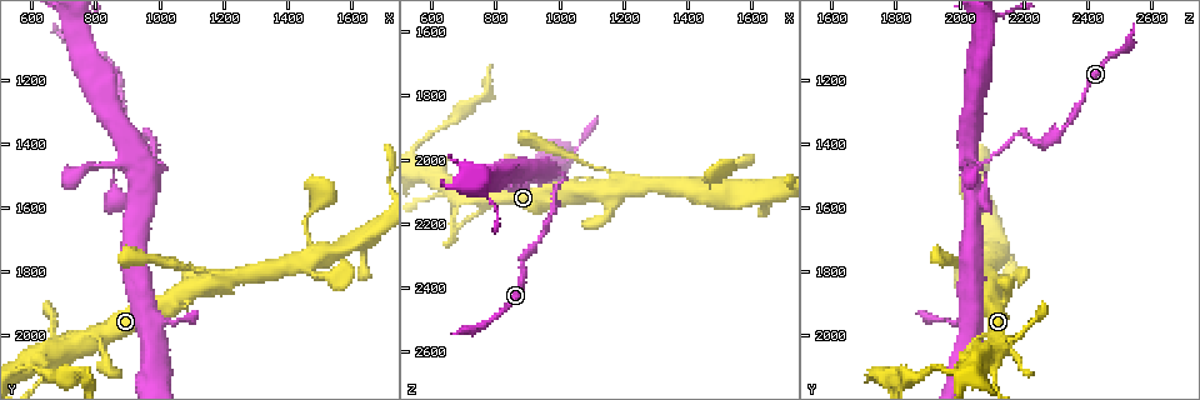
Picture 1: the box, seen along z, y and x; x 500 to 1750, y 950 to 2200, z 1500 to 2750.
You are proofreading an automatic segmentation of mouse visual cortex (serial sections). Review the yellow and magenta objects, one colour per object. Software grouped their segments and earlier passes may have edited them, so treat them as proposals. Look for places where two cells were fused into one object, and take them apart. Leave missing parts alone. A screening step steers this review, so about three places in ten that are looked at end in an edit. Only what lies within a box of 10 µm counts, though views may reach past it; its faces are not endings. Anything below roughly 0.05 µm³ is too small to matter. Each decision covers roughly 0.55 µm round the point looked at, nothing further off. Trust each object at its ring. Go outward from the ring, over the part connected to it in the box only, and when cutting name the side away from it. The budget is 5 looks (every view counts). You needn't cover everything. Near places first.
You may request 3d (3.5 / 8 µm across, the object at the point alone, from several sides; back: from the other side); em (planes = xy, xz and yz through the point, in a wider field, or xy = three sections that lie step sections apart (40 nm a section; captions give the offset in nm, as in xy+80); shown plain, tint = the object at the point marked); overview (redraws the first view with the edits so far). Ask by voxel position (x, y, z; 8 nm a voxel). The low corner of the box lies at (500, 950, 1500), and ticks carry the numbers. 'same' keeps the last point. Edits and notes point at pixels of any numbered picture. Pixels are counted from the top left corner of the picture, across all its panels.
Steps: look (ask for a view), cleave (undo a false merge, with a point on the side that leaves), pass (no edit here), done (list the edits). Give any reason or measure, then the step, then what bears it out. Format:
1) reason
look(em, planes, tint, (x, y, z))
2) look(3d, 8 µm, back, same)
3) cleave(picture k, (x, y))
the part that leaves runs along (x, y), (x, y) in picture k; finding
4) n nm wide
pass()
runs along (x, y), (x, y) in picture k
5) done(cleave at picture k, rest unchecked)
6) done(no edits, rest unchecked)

three-way junction
look(3d, 8 µm, (720, 2030, 2110))

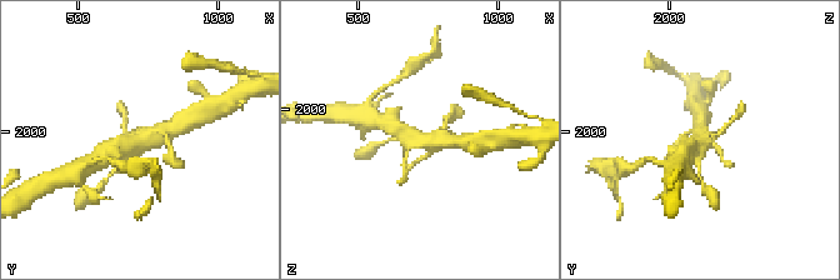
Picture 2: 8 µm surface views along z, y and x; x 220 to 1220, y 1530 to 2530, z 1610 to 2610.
closer look
look(3d, 3.5 µm, same)

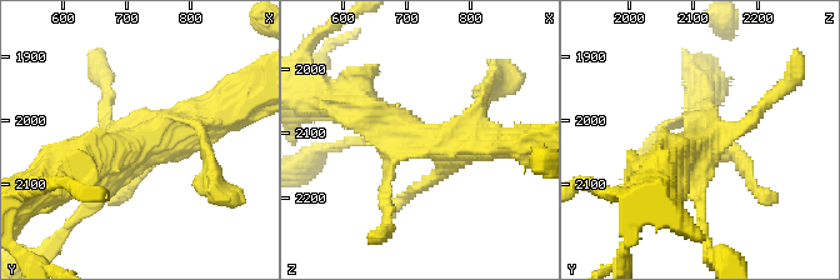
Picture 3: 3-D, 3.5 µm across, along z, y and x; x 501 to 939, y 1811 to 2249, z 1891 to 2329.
now the EM
look(em, xy, step 5, tint, (720, 2035, 2115))

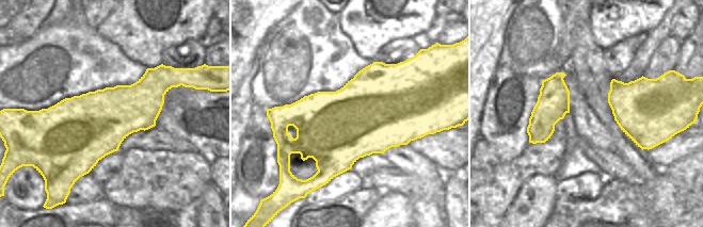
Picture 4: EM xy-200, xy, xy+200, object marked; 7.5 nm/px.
600 nm wide
pass()
runs along (215, 119), (70, 164) in picture 3; all the same cell

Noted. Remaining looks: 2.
arms part here
look(3d, 3.5 µm, (730, 2130, 1830))

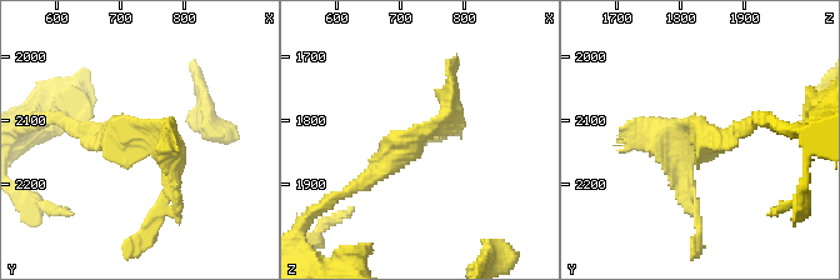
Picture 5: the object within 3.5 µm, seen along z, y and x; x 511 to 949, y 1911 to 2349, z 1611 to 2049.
shape alone is not enough
look(em, planes, tint, (730, 2125, 1830))

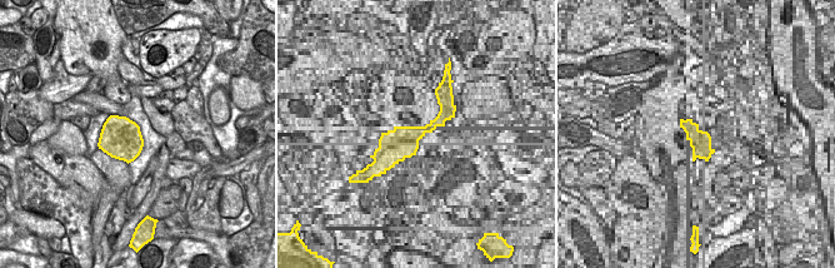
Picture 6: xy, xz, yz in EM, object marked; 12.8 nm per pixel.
cleave(picture 5, (164, 161))
two cells meet here

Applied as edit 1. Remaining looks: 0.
done(cleave at picture 5, rest unchecked)

